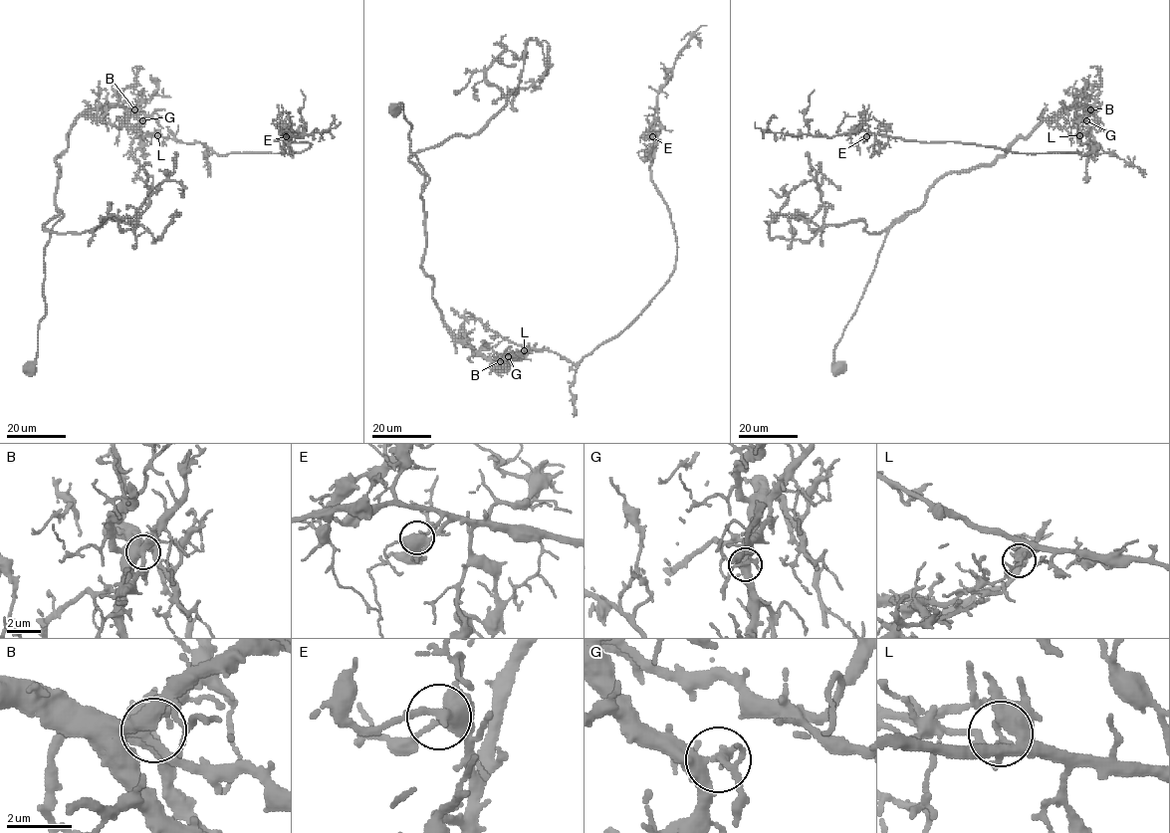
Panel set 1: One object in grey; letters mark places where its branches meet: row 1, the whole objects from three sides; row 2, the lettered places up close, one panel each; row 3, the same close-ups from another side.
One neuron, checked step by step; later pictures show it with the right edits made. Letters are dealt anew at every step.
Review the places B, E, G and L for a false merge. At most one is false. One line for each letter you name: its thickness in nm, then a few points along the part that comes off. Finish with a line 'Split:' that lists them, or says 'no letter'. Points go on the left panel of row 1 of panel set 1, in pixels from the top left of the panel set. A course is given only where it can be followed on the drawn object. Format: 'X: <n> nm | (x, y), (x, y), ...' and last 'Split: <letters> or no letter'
L: 280 nm | (157, 135), (220, 155), (294, 153), (312, 144), (287, 141), (292, 130), (326, 132), (335, 117)
Split: L

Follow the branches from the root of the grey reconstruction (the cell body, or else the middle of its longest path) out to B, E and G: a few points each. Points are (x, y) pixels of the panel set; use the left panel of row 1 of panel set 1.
B: (28, 368), (45, 315), (44, 250), (63, 215), (56, 206), (56, 159), (81, 115), (134, 109)
E: (28, 368), (63, 215), (56, 159), (81, 115), (121, 106), (142, 132), (220, 155), (312, 144), (286, 136)
G: (28, 368), (45, 315), (44, 250), (63, 215), (56, 159), (67, 133), (97, 108), (121, 106), (142, 120)

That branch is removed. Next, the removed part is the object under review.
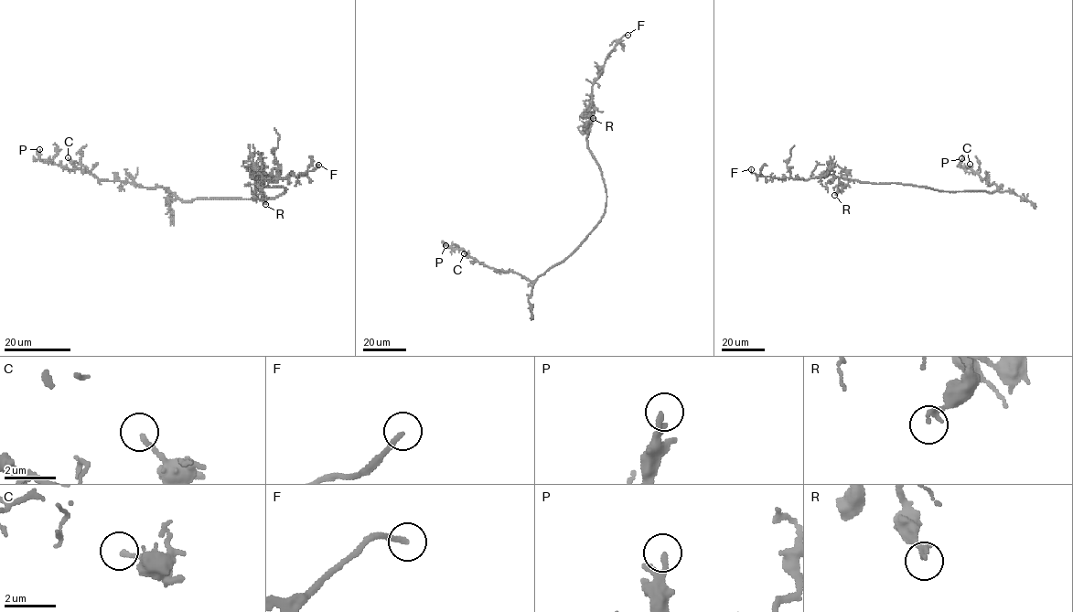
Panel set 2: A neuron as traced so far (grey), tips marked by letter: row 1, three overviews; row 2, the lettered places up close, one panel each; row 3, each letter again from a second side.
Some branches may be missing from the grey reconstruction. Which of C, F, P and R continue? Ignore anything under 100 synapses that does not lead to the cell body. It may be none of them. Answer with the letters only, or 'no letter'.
F

